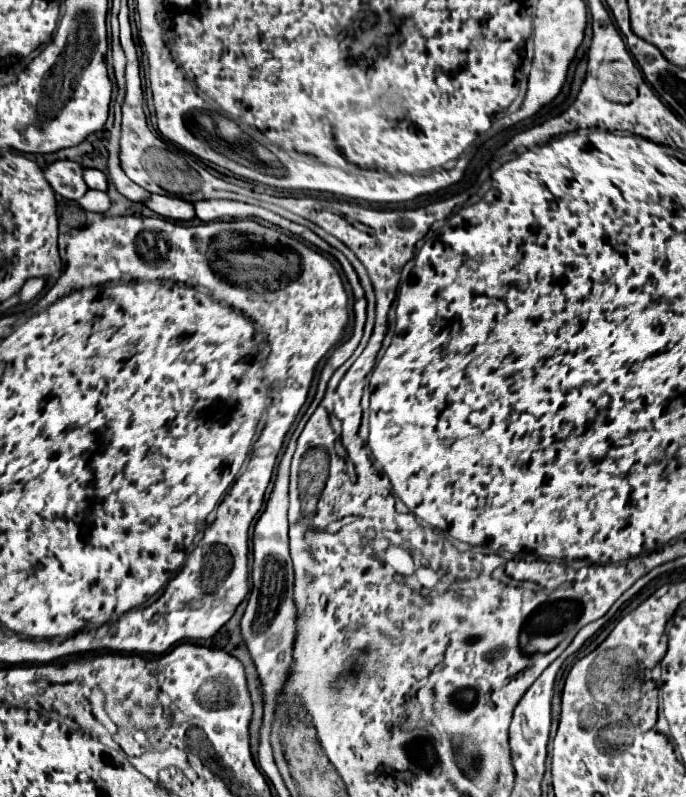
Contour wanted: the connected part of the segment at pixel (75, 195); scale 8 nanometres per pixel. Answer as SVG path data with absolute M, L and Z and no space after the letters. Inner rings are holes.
M59 160L45 168L45 180L53 192L61 194L67 200L79 200L89 188L83 180L83 168L71 160Z

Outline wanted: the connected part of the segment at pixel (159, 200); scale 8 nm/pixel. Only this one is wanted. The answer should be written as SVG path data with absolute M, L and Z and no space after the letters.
M149 194L149 198L145 200L145 206L151 208L153 212L157 212L163 218L171 218L171 220L191 220L195 218L195 210L193 204L177 198L177 196L161 196L161 194Z

